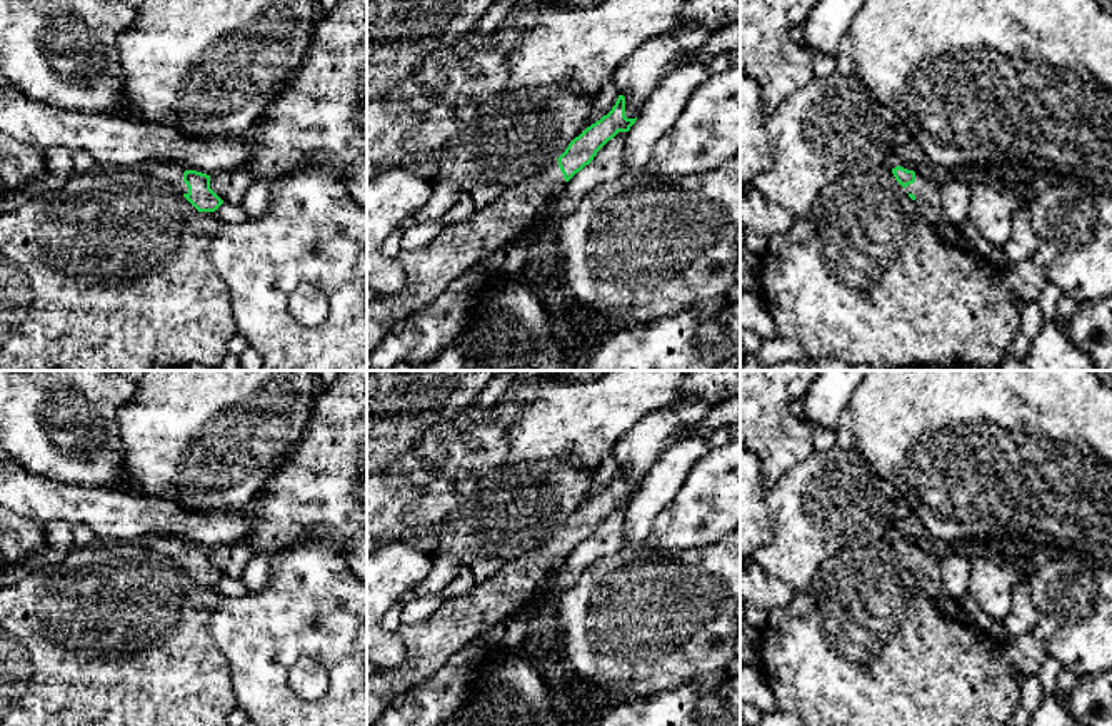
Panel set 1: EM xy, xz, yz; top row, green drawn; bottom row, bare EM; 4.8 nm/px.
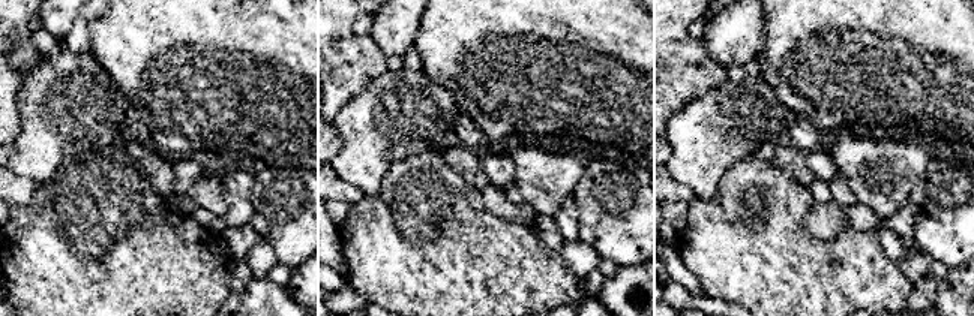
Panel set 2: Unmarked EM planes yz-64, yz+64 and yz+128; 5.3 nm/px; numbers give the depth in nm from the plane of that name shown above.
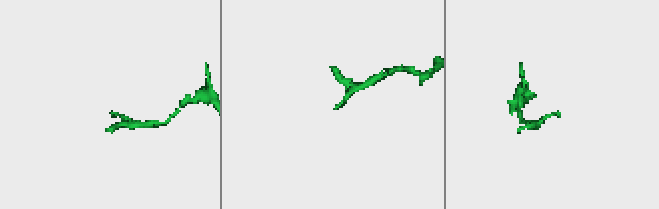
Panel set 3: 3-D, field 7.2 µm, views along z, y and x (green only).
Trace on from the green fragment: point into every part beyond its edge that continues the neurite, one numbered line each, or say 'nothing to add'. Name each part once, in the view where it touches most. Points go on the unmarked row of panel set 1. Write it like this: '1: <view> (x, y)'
1: xy (170, 546)

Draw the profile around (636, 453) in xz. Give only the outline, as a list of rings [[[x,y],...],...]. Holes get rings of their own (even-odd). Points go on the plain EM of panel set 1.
[[[677,399],[669,407],[647,414],[619,439],[614,454],[619,469],[625,471],[625,491],[635,492],[640,487],[674,432],[702,422],[712,407],[704,399]]]

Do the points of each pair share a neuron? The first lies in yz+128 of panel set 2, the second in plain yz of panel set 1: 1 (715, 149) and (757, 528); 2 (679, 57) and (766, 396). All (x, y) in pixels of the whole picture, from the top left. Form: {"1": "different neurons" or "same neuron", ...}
{"1": "different neurons", "2": "same neuron"}

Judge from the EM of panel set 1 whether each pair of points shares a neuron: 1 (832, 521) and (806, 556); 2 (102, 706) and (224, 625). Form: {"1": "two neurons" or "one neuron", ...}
{"1": "one neuron", "2": "two neurons"}

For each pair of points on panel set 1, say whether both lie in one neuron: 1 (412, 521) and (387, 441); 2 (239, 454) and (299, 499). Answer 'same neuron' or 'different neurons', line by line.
1: different neurons
2: different neurons

